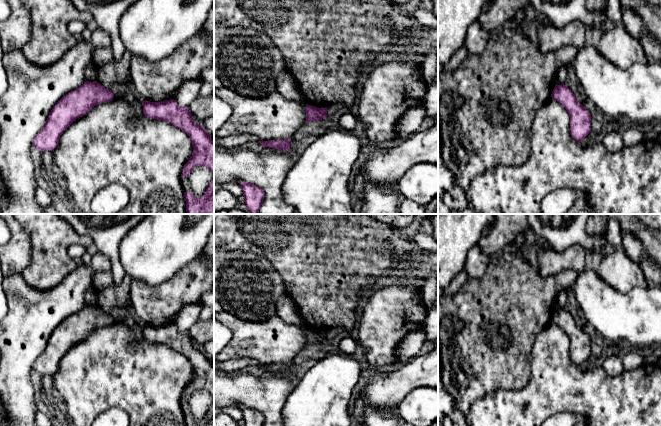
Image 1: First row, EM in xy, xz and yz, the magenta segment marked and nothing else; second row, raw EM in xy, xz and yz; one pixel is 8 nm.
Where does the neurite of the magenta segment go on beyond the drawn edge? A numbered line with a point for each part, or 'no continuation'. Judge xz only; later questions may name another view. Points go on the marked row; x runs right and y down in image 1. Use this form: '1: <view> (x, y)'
no continuation

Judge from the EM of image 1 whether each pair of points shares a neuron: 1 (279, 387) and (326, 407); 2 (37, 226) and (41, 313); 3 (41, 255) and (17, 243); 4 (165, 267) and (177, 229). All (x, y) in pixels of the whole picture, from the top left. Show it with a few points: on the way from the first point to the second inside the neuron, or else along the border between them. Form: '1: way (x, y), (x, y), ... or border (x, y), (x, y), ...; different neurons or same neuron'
1: border (294, 387), (285, 401), (282, 414); different neurons
2: border (21, 275), (28, 284), (43, 290), (62, 281); different neurons
3: border (23, 228), (30, 239), (31, 258), (21, 271); different neurons
4: way (165, 258), (165, 241), (168, 238); same neuron

